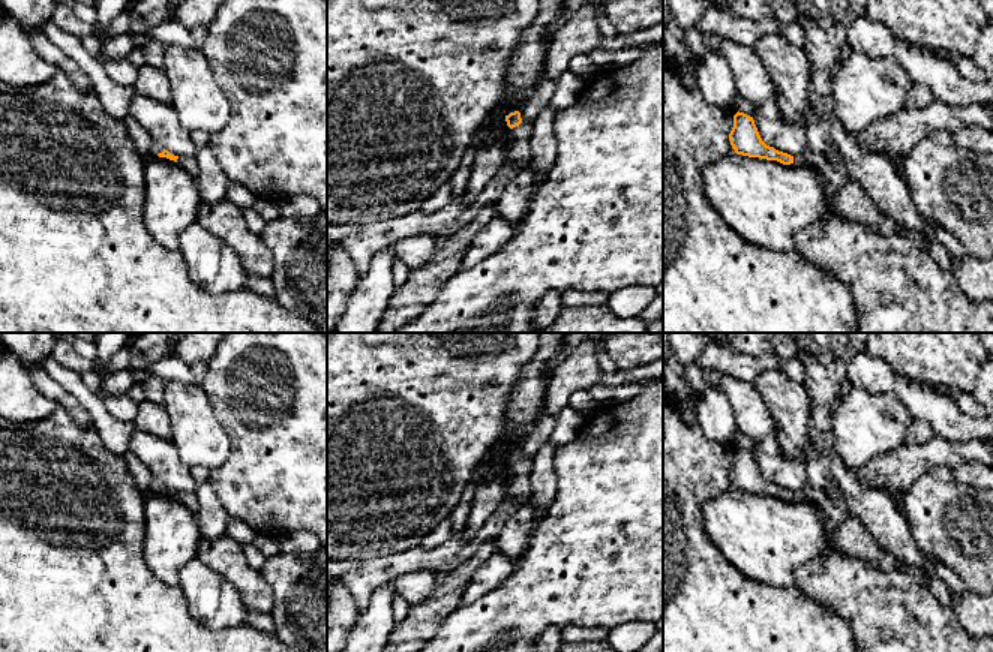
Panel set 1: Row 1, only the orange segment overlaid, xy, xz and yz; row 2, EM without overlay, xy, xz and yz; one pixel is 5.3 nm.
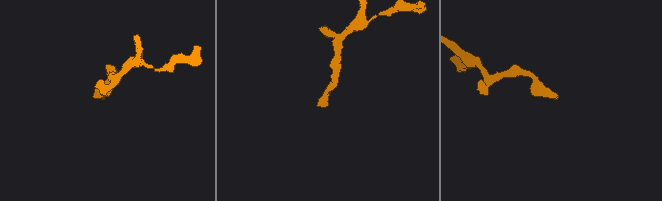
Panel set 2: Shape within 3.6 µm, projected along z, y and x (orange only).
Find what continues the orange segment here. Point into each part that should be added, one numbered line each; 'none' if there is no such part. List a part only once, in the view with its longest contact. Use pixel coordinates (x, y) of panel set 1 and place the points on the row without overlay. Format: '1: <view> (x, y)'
1: xz (362, 579)

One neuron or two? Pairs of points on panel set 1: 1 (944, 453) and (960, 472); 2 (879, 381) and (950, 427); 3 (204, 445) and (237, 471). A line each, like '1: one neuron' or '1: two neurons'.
1: two neurons
2: one neuron
3: two neurons

